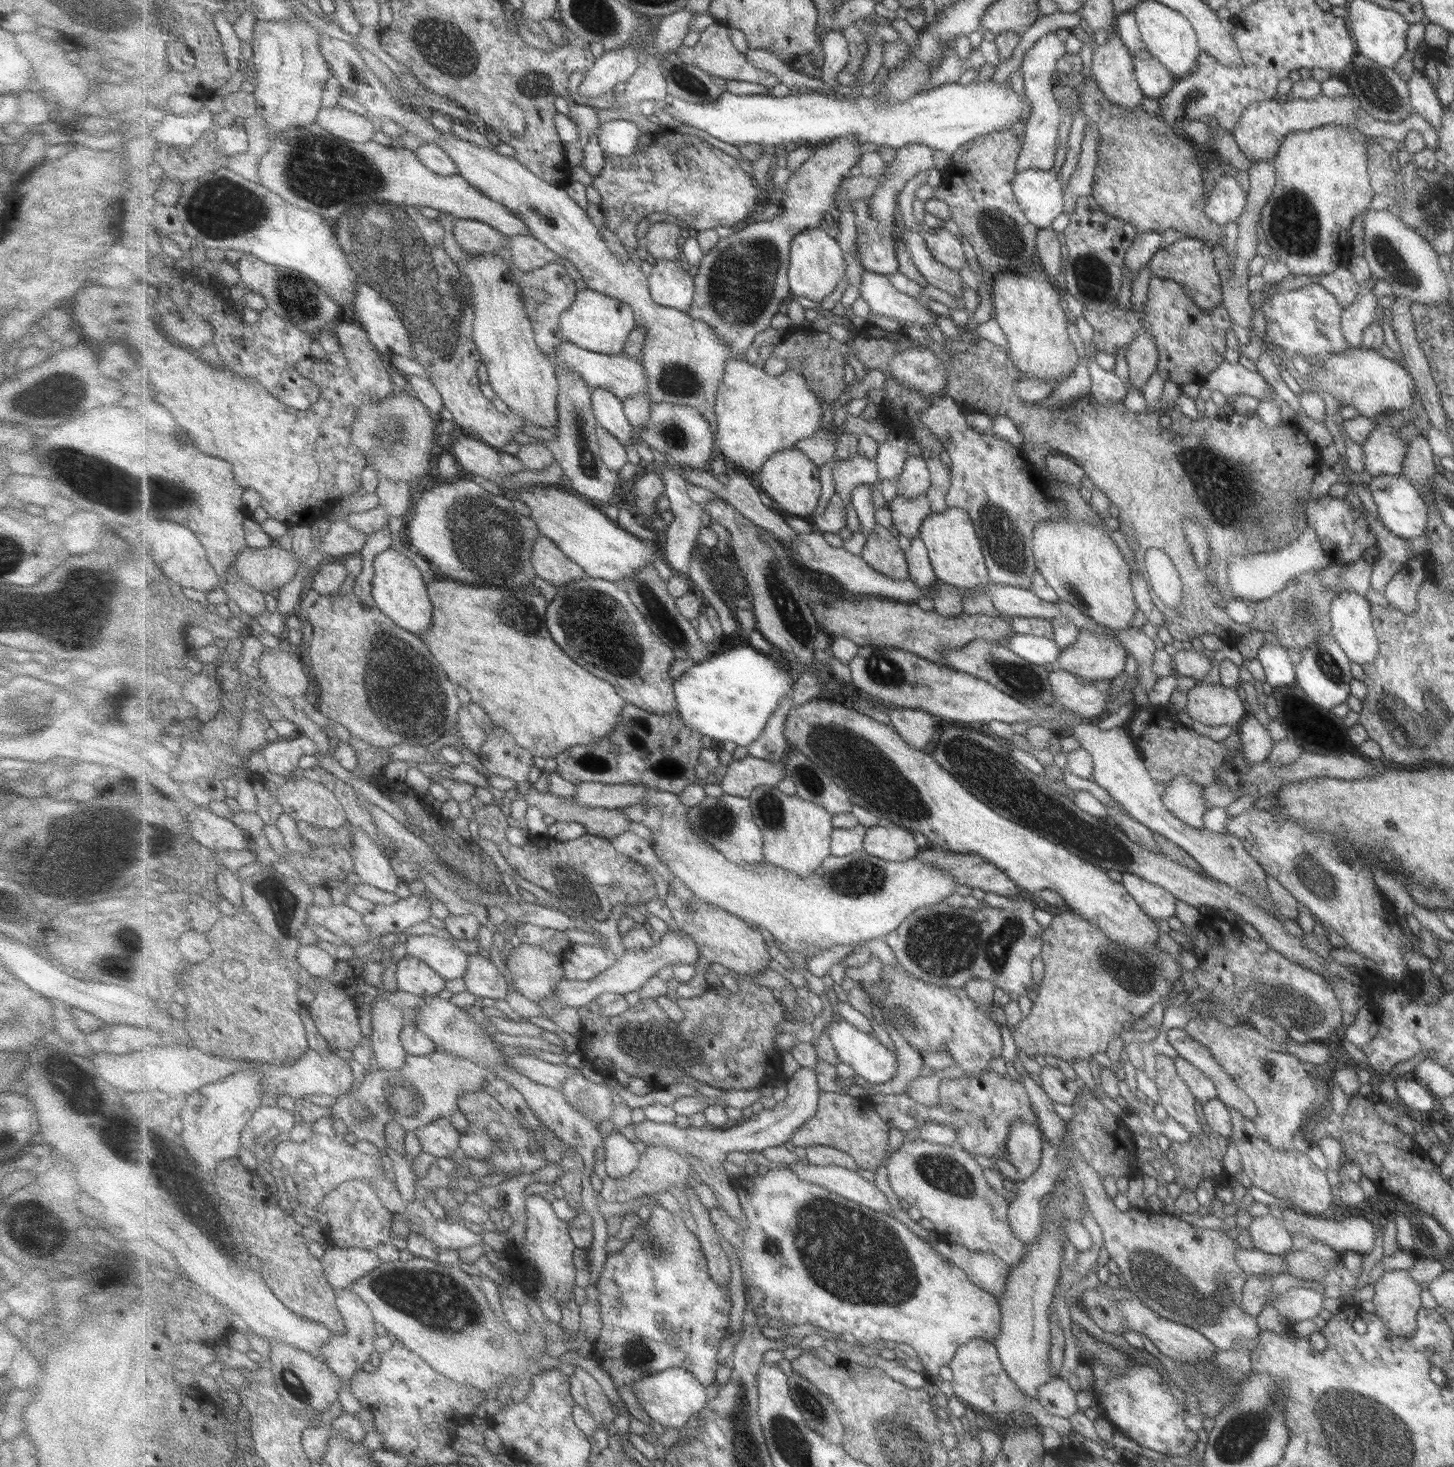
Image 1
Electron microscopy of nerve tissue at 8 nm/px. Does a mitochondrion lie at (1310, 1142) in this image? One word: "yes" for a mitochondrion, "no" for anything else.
no

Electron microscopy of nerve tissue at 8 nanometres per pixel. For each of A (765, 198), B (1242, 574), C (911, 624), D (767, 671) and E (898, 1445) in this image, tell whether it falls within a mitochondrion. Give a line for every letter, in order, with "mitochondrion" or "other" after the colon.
A: other
B: other
C: other
D: other
E: mitochondrion

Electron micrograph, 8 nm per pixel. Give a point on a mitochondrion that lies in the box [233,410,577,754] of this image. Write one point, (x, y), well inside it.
(487, 540)

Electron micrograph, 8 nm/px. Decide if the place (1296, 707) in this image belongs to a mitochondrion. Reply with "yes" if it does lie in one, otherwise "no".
no

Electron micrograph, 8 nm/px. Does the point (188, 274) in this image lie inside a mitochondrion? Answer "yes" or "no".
no

